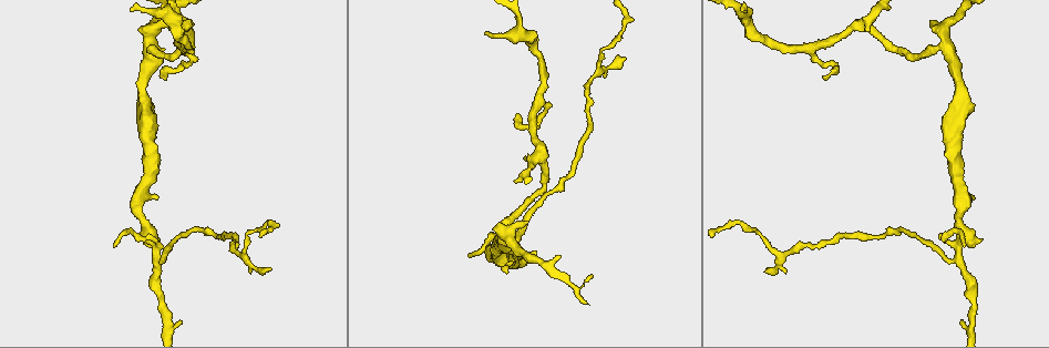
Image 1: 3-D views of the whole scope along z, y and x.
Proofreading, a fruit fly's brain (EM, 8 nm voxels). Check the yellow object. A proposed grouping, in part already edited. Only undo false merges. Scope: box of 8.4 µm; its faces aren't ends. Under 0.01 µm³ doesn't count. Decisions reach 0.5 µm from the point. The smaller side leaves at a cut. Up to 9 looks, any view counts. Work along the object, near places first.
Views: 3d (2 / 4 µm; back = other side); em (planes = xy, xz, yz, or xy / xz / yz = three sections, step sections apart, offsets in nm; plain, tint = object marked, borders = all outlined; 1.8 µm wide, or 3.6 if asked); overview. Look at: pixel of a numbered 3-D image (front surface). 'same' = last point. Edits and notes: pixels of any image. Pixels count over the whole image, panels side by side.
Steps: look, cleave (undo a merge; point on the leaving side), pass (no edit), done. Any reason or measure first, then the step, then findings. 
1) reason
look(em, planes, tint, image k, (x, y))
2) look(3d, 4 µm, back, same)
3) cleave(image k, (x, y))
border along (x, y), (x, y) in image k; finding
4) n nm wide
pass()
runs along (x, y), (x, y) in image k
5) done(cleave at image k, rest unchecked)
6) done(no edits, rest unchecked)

sudden change in width
look(em, planes, tint, image 1, (514, 36))

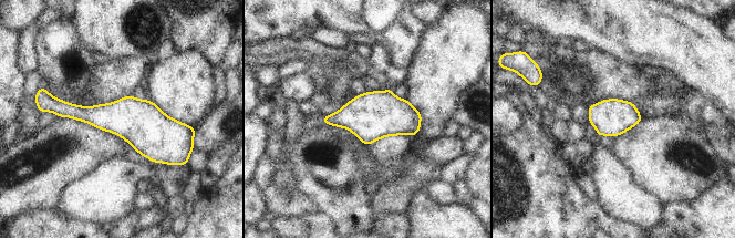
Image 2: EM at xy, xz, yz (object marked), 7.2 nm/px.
260 nm wide
pass()
runs along (54, 106), (185, 131) in image 2; continuous, no second cell

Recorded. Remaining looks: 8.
three arms meet
look(3d, 2 µm, image 1, (810, 49))

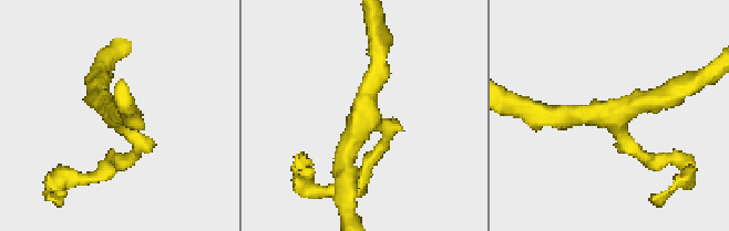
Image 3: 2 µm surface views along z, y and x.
3 arms
look(em, xz, step 4, borders, image 3, (613, 113))

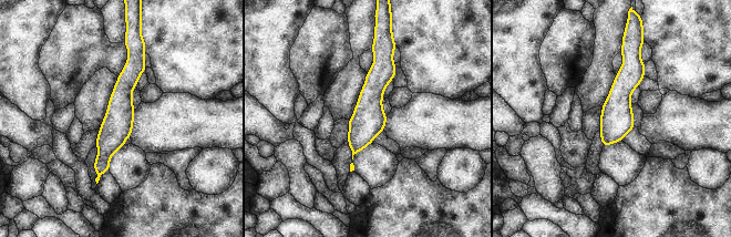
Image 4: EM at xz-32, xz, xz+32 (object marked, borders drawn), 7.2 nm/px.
220 nm wide
pass()
runs along (131, 54), (119, 122), (99, 171) in image 4; one cell here

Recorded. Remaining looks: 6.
four or more arms meet
look(em, planes, borders, image 1, (948, 48))

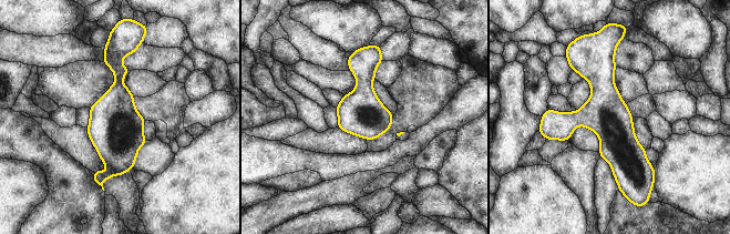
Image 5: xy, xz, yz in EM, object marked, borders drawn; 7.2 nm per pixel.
320 nm wide
pass()
all the same cell

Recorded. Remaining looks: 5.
a fork
look(em, planes, tint, image 1, (242, 257))

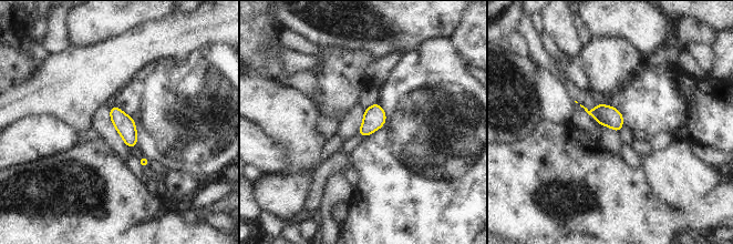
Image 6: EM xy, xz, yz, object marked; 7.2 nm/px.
140 nm wide
pass()
one cell here

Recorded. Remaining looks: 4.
done(no edits, rest unchecked)

